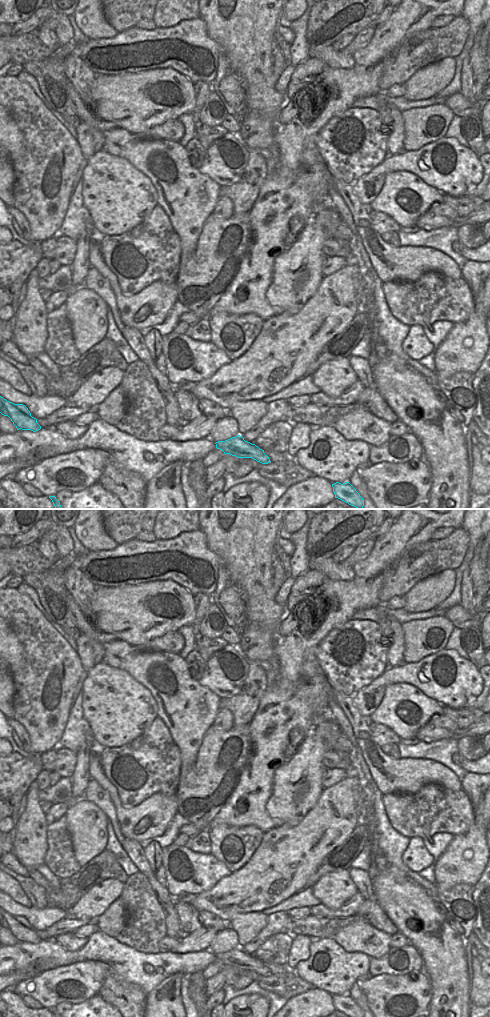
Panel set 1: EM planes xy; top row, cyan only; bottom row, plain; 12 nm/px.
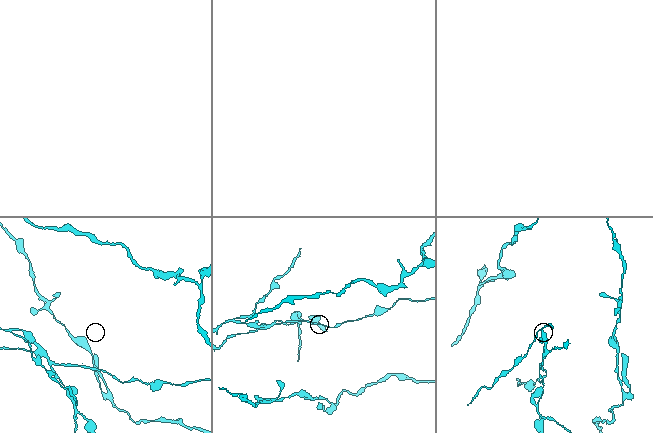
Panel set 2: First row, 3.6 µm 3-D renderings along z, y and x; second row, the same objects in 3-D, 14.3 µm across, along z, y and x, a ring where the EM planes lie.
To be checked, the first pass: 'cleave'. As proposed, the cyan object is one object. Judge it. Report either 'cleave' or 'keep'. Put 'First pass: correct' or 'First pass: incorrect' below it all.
cleave
First pass: correct

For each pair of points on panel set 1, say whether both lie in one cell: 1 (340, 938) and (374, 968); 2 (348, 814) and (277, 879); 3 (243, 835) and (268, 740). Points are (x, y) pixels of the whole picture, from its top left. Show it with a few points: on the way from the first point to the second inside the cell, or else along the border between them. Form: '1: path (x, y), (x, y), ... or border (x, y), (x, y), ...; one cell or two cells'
1: border (390, 947), (383, 955), (371, 958); two cells
2: path (330, 826), (295, 861); one cell
3: border (222, 823), (254, 825), (264, 832); two cells

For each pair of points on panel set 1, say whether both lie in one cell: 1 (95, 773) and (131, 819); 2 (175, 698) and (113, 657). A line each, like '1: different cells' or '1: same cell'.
1: same cell
2: same cell

